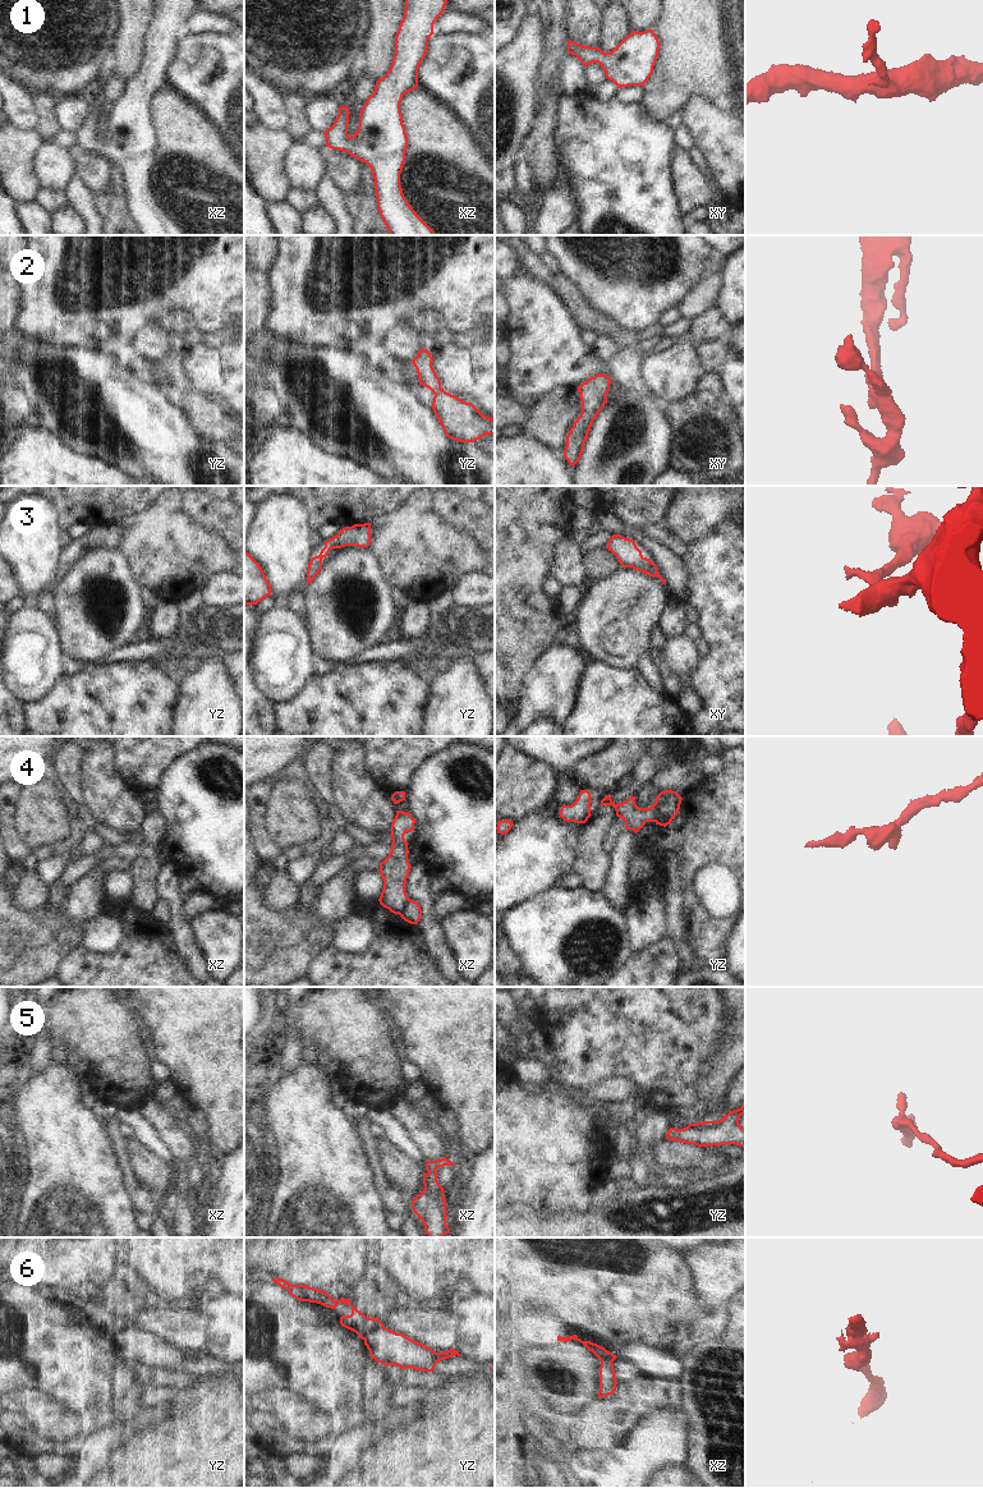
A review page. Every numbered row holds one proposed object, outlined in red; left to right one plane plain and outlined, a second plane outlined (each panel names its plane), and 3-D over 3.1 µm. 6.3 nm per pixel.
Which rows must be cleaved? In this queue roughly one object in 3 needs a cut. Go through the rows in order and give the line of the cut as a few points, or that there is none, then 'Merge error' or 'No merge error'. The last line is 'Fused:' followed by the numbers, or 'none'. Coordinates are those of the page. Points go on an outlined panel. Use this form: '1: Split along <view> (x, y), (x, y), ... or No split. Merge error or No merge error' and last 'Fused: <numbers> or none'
1: No split. No merge error
2: No split. No merge error
3: No split. No merge error
4: Split along yz (661, 793), (658, 811), (653, 821). Merge error
5: No split. No merge error
6: Split along yz (382, 1326), (363, 1339). Merge error
Fused: 4, 6

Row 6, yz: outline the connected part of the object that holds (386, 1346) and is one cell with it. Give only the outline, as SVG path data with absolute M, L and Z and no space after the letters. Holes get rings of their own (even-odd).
M387 1327L375 1329L364 1338L369 1356L376 1361L389 1365L398 1365L403 1369L432 1372L436 1364L454 1355L461 1356L458 1350L450 1349L445 1352L436 1352L431 1347L419 1344L403 1333L396 1333Z

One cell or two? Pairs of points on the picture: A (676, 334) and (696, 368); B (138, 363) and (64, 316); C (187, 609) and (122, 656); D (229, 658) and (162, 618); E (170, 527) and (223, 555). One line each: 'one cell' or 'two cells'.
A: two cells
B: two cells
C: one cell
D: two cells
E: one cell

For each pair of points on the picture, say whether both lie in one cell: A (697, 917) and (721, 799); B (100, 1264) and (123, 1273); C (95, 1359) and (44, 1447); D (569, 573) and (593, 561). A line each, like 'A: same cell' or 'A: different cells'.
A: same cell
B: different cells
C: same cell
D: different cells

